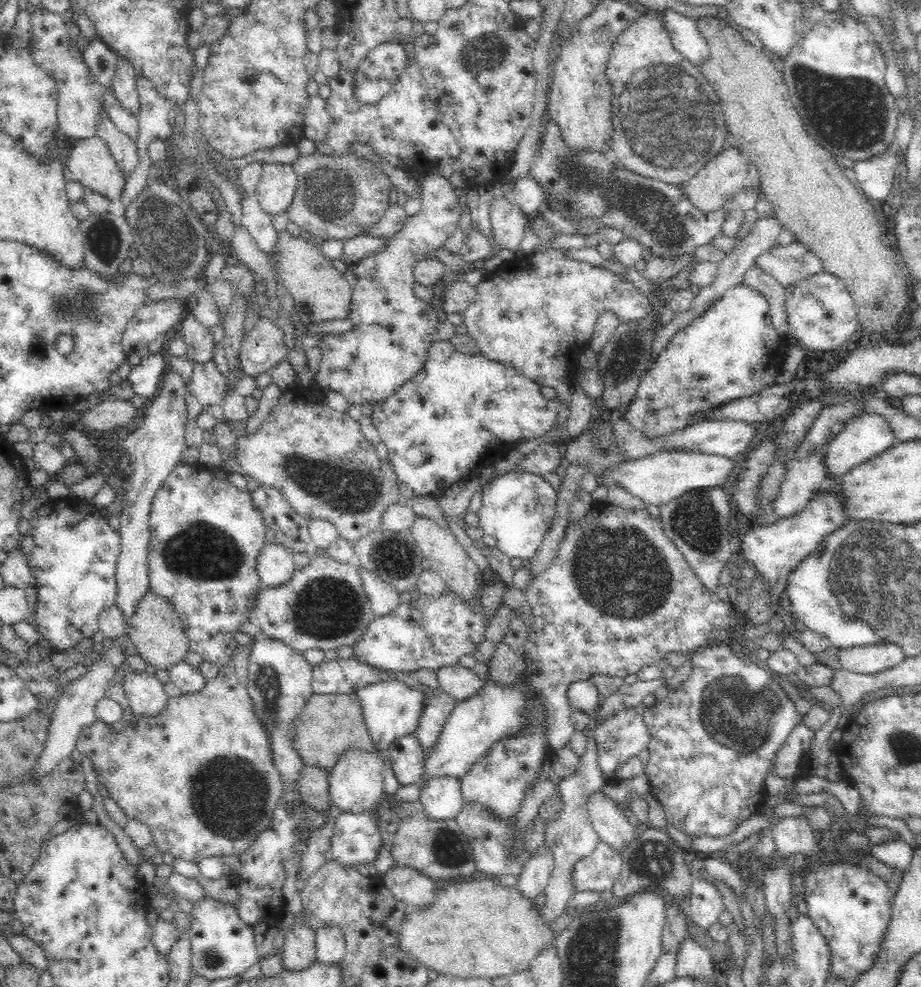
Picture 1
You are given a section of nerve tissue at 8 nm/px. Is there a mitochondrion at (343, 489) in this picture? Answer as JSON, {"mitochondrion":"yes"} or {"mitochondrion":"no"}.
{"mitochondrion":"yes"}

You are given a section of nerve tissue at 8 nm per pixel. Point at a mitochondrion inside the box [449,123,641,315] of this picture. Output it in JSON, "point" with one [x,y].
{"point":[573,149]}

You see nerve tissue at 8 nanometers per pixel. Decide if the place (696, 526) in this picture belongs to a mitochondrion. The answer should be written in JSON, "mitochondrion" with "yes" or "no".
{"mitochondrion":"yes"}

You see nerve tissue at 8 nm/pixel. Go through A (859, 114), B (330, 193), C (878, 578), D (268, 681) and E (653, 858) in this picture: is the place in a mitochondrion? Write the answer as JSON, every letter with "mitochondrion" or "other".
{"A":"mitochondrion","B":"mitochondrion","C":"mitochondrion","D":"mitochondrion","E":"mitochondrion"}

